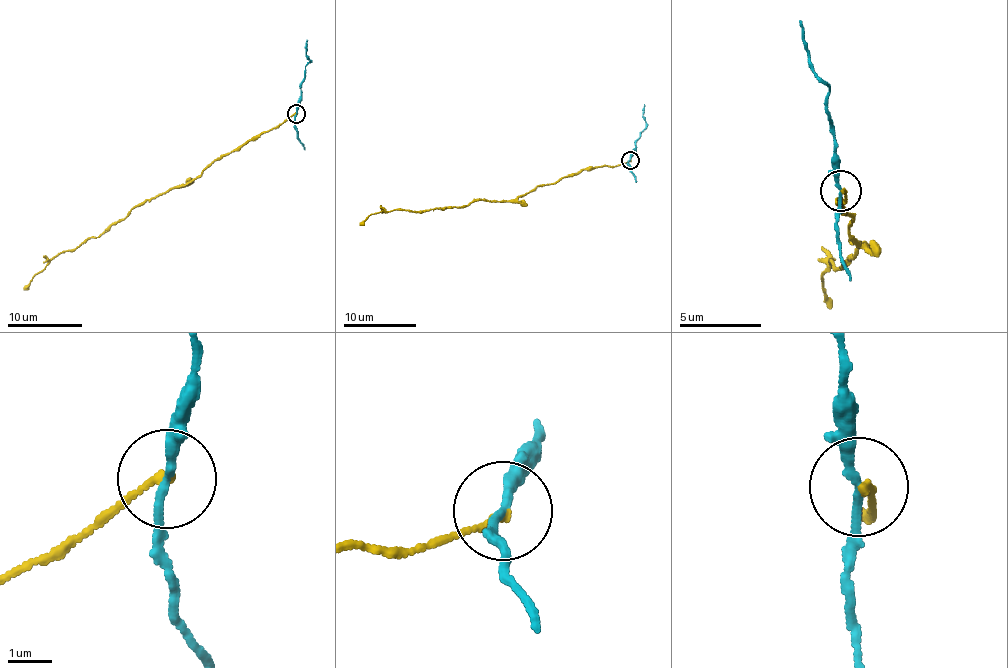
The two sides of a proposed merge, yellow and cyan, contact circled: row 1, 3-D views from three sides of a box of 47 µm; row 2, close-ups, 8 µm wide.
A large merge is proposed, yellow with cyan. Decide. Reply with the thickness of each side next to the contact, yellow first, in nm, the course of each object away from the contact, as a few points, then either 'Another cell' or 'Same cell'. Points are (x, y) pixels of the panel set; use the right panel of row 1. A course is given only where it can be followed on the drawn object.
Thickness 180 nm (yellow) against 170 nm. Course of yellow: (841, 191), (850, 237), (864, 243), (855, 236), (856, 256), (842, 266), (829, 258), (824, 301), (832, 304). Course of cyan: (841, 191), (828, 84), (820, 80), (808, 58), (799, 23). Another cell

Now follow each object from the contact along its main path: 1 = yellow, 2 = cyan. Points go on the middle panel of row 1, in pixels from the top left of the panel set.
1: (629, 160), (564, 176), (517, 199), (480, 199), (460, 208), (395, 208), (369, 216), (359, 225)
2: (629, 160), (646, 125), (643, 116), (645, 105)

